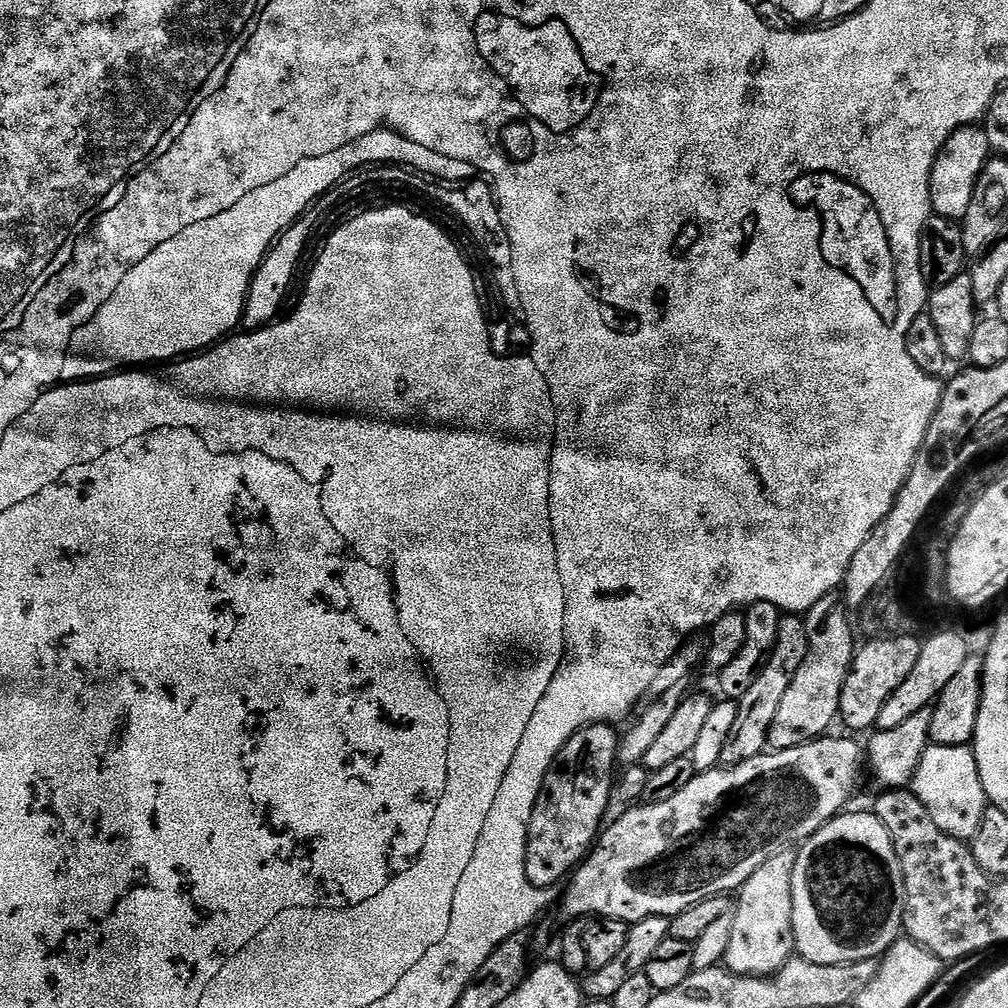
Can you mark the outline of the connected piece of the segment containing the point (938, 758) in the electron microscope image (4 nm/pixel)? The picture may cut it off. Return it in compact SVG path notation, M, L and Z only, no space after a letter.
M930 746L922 754L922 762L914 774L911 791L930 810L930 818L938 822L938 830L946 830L954 838L968 842L976 835L984 809L989 807L988 796L978 774L978 762L968 746Z

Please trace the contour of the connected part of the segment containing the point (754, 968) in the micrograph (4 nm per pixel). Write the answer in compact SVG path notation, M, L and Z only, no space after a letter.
M776 862L763 864L738 890L740 905L735 905L732 917L732 944L728 948L726 967L729 972L771 976L793 955L796 939L792 933L792 873L787 867L779 868Z

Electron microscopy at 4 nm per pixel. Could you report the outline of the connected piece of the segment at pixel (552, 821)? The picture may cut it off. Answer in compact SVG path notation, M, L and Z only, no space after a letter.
M589 724L586 728L580 728L564 743L556 756L555 765L549 768L528 823L524 869L526 878L534 886L551 889L552 884L560 879L563 881L593 847L605 823L604 811L609 811L612 798L617 767L616 730L610 724Z

